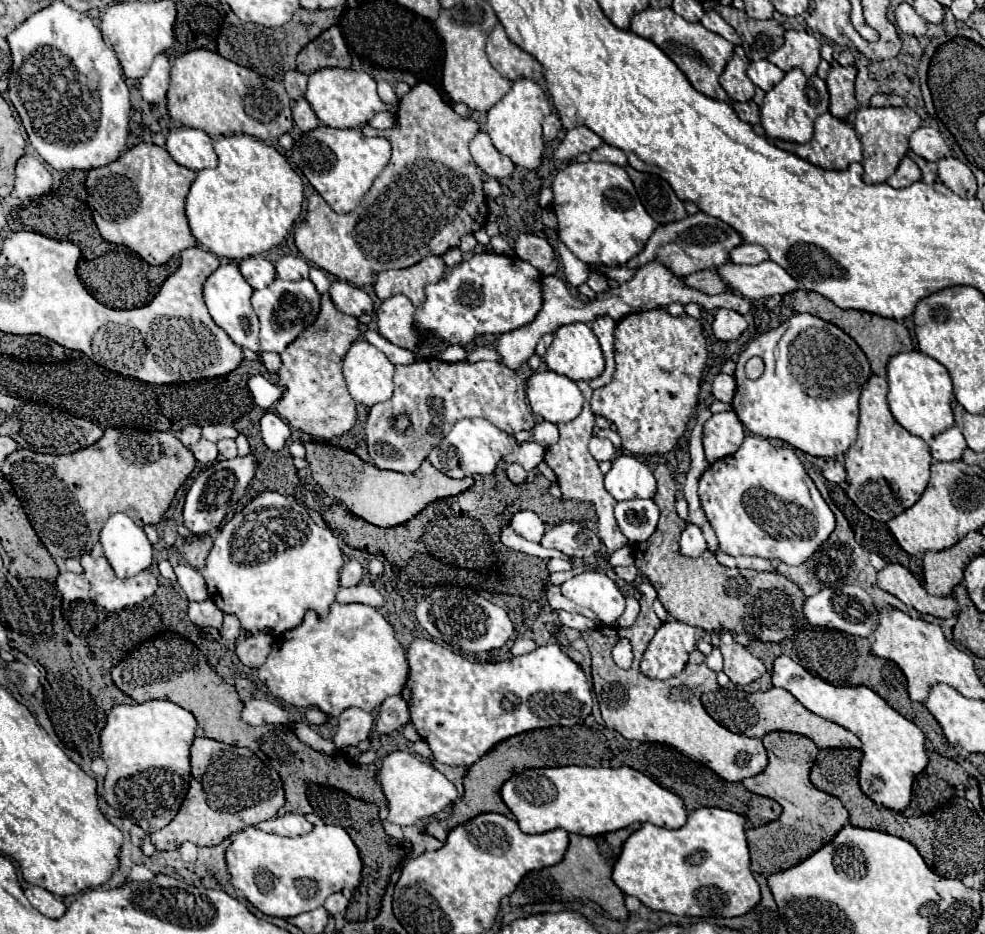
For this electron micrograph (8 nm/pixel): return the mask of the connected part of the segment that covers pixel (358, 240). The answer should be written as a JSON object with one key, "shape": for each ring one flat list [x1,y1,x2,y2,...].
{"shape":[[417,83,399,101,397,121,399,127,395,129,379,131,369,125,363,127,365,135,385,137,391,143,393,155,389,165,373,181,359,207,349,215,337,215,323,197,319,197,319,193,313,193,307,199,307,217,295,227,295,245,303,259,357,287,375,283,377,273,383,269,405,269,427,255,443,255,447,249,459,247,459,239,465,233,475,233,487,223,489,209,481,189,481,169,469,153,469,143,479,133,479,125,473,119,459,117,429,83]]}

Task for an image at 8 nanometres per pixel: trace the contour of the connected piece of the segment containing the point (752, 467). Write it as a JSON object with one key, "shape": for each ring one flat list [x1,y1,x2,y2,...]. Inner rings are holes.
{"shape":[[747,435,733,455,727,455,721,461,713,463,699,479,699,499,711,527,715,529,719,551,729,555,779,559,787,565,805,563,819,549,819,545,829,539,835,529,833,511,823,501,815,485,811,485,809,481,811,479,799,457,795,455,793,447,773,447,767,439,759,435],[811,491,815,491,819,497,813,499]]}

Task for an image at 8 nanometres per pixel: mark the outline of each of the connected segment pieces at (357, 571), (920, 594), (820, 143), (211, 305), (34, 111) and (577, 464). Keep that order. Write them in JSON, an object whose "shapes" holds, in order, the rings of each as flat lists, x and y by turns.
{"shapes":[[[349,561,343,569,341,569,341,585,343,587,353,587,363,579,363,567,355,561]],[[891,563,877,573,877,583,883,591,901,599,907,607,915,607,923,615,933,615,941,619,957,617,959,605,953,597,933,597,923,585,913,577,909,569,899,563]],[[823,113,815,119,815,135,809,143,791,143,791,141,781,141,775,139,773,145,783,147,789,153,795,153,797,157,821,167,821,169,833,169,833,171,843,171,847,169,851,163,861,163,863,161,863,153,861,153,861,141,855,135,855,129,851,125,847,125,845,121,833,117,831,113]],[[235,261,231,263,221,263,217,267,215,273,209,275,209,279,205,281,203,287,203,295,205,295,205,305,209,309,209,315,213,317,213,321,233,339,233,343,237,343,243,349,251,349,251,351,259,351,257,345,257,335,259,335,259,321,257,315,251,307,251,285,243,279,239,265]],[[53,1,49,7,33,13,23,25,13,29,7,35,7,41,13,55,13,77,9,77,7,97,17,109,29,135,29,143,39,157,55,171,89,171,115,161,129,137,129,89,123,81,115,51,103,41,101,31,87,13,79,13,61,1]],[[577,381,577,387,581,389,583,397,585,397,585,405,583,405,583,411,577,419,571,421,571,427,559,427,559,433,561,433,561,439,551,445,545,453,545,463,553,469,553,473,557,475,557,485,561,489,561,499,575,499,575,501,587,501,587,503,593,503,595,507,595,513,599,517,599,537,603,541,603,545,607,547,609,553,617,551,619,547,627,545,627,539,623,537,623,533,619,533,619,527,617,527,617,521,613,517,613,507,615,507,615,499,607,493,607,489,603,487,603,473,599,471,599,463,591,457,589,449,587,449,587,443,589,439,593,437,593,427,595,427,595,415,589,407,589,401,591,401,591,393,593,389,589,387,587,381]]]}

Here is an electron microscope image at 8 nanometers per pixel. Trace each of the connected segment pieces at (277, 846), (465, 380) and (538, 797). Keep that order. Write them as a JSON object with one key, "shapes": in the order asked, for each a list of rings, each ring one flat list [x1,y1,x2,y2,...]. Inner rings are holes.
{"shapes":[[[319,825,299,837,281,837,263,833,257,827,247,827,243,831,237,831,231,845,227,847,227,869,231,875,231,885,243,891,245,899,255,909,271,917,297,917,299,913,321,907,331,893,355,889,361,883,361,867,361,857,353,839,343,827,335,825]],[[425,359,411,365,397,365,393,381,395,395,385,403,373,405,365,423,367,451,377,469,415,473,431,449,451,431,455,421,465,417,487,419,509,435,535,427,523,379,495,361,443,363]],[[631,767,525,769,503,785,501,797,515,815,521,831,531,835,565,829,567,833,593,837,633,823,653,823,665,829,679,829,687,823,687,811,681,797]]]}

